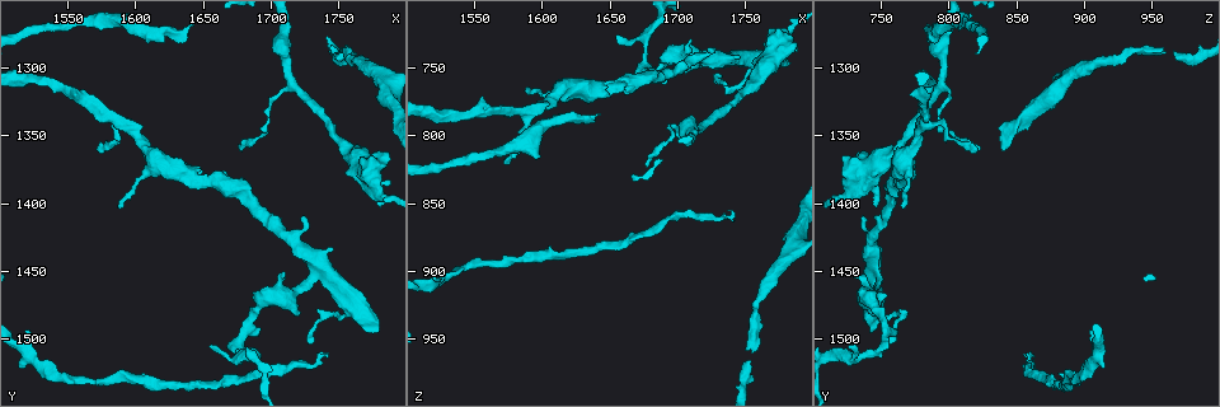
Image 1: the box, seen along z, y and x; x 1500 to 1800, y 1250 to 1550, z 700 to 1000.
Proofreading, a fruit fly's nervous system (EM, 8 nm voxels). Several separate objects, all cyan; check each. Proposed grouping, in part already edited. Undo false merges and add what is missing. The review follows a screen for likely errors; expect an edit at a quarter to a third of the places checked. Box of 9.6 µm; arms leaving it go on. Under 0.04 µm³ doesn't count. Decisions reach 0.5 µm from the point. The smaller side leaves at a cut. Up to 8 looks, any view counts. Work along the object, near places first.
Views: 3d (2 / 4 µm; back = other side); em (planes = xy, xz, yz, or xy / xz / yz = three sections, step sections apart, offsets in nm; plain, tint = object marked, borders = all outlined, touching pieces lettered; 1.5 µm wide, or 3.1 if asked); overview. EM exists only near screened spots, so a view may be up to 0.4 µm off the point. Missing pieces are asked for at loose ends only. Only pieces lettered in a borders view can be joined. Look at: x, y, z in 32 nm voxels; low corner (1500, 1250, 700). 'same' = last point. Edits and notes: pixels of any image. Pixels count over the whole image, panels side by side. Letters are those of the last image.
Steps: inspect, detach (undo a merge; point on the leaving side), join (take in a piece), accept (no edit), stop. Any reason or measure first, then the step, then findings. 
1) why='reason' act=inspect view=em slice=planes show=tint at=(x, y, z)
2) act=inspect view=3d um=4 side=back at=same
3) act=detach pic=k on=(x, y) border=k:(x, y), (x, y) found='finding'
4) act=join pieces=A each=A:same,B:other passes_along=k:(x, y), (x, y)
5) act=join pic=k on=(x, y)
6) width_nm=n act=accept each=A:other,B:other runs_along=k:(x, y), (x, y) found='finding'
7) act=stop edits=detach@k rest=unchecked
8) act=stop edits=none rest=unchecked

why='free end' act=inspect view=em slice=planes show=borders at=(1642, 1270, 786)

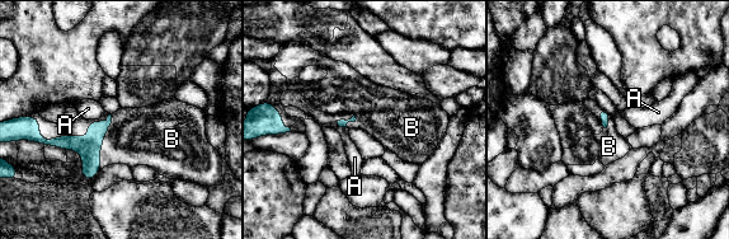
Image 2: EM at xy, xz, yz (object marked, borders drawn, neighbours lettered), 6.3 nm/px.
act=join pieces=B each=A:other,B:same found='it goes on there'

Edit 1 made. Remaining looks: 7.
why='thin end' act=inspect view=3d um=2 at=(1576, 1360, 820)

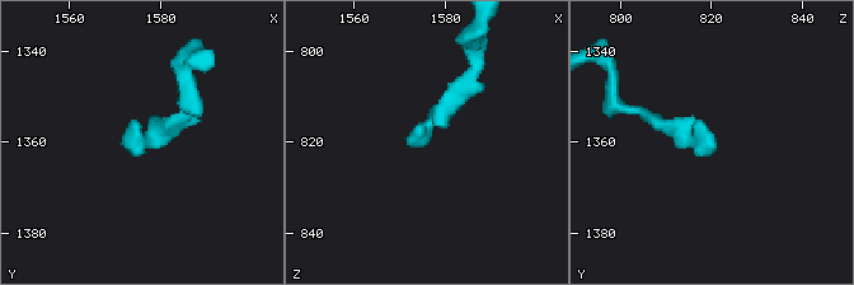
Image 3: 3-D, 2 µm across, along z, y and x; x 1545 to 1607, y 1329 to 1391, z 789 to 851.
why='need the tissue' act=inspect view=em slice=planes show=borders at=(1575, 1362, 820)

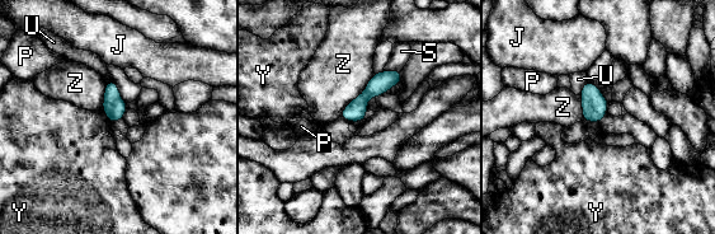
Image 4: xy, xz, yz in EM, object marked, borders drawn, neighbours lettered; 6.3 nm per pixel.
width_nm=140 act=accept each=J:other,P:other,S:other,U:other,Y:other,Z:other found='none of them fits'

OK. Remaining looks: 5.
why='sudden change in width' act=inspect view=em slice=planes show=tint at=(1654, 1386, 762)

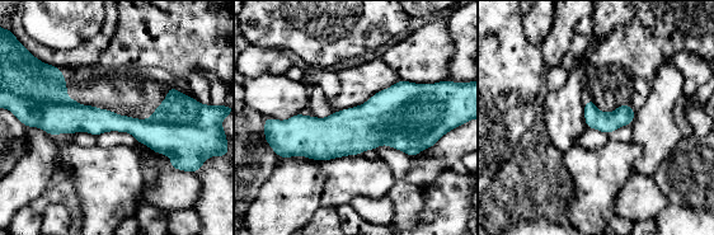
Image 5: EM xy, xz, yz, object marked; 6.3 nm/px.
act=inspect view=em slice=planes show=borders at=same

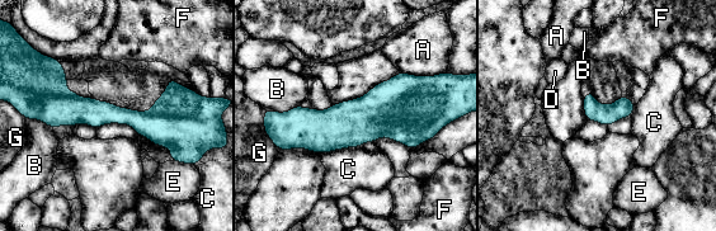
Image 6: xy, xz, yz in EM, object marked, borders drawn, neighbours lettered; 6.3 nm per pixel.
width_nm=130 act=accept each=A:other,B:other,C:other,D:other,E:other,F:other,G:other border=6:(359, 146), (342, 147), (324, 154) found='one neuron here'

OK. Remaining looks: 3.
act=stop edits=join@2 rest=unchecked

